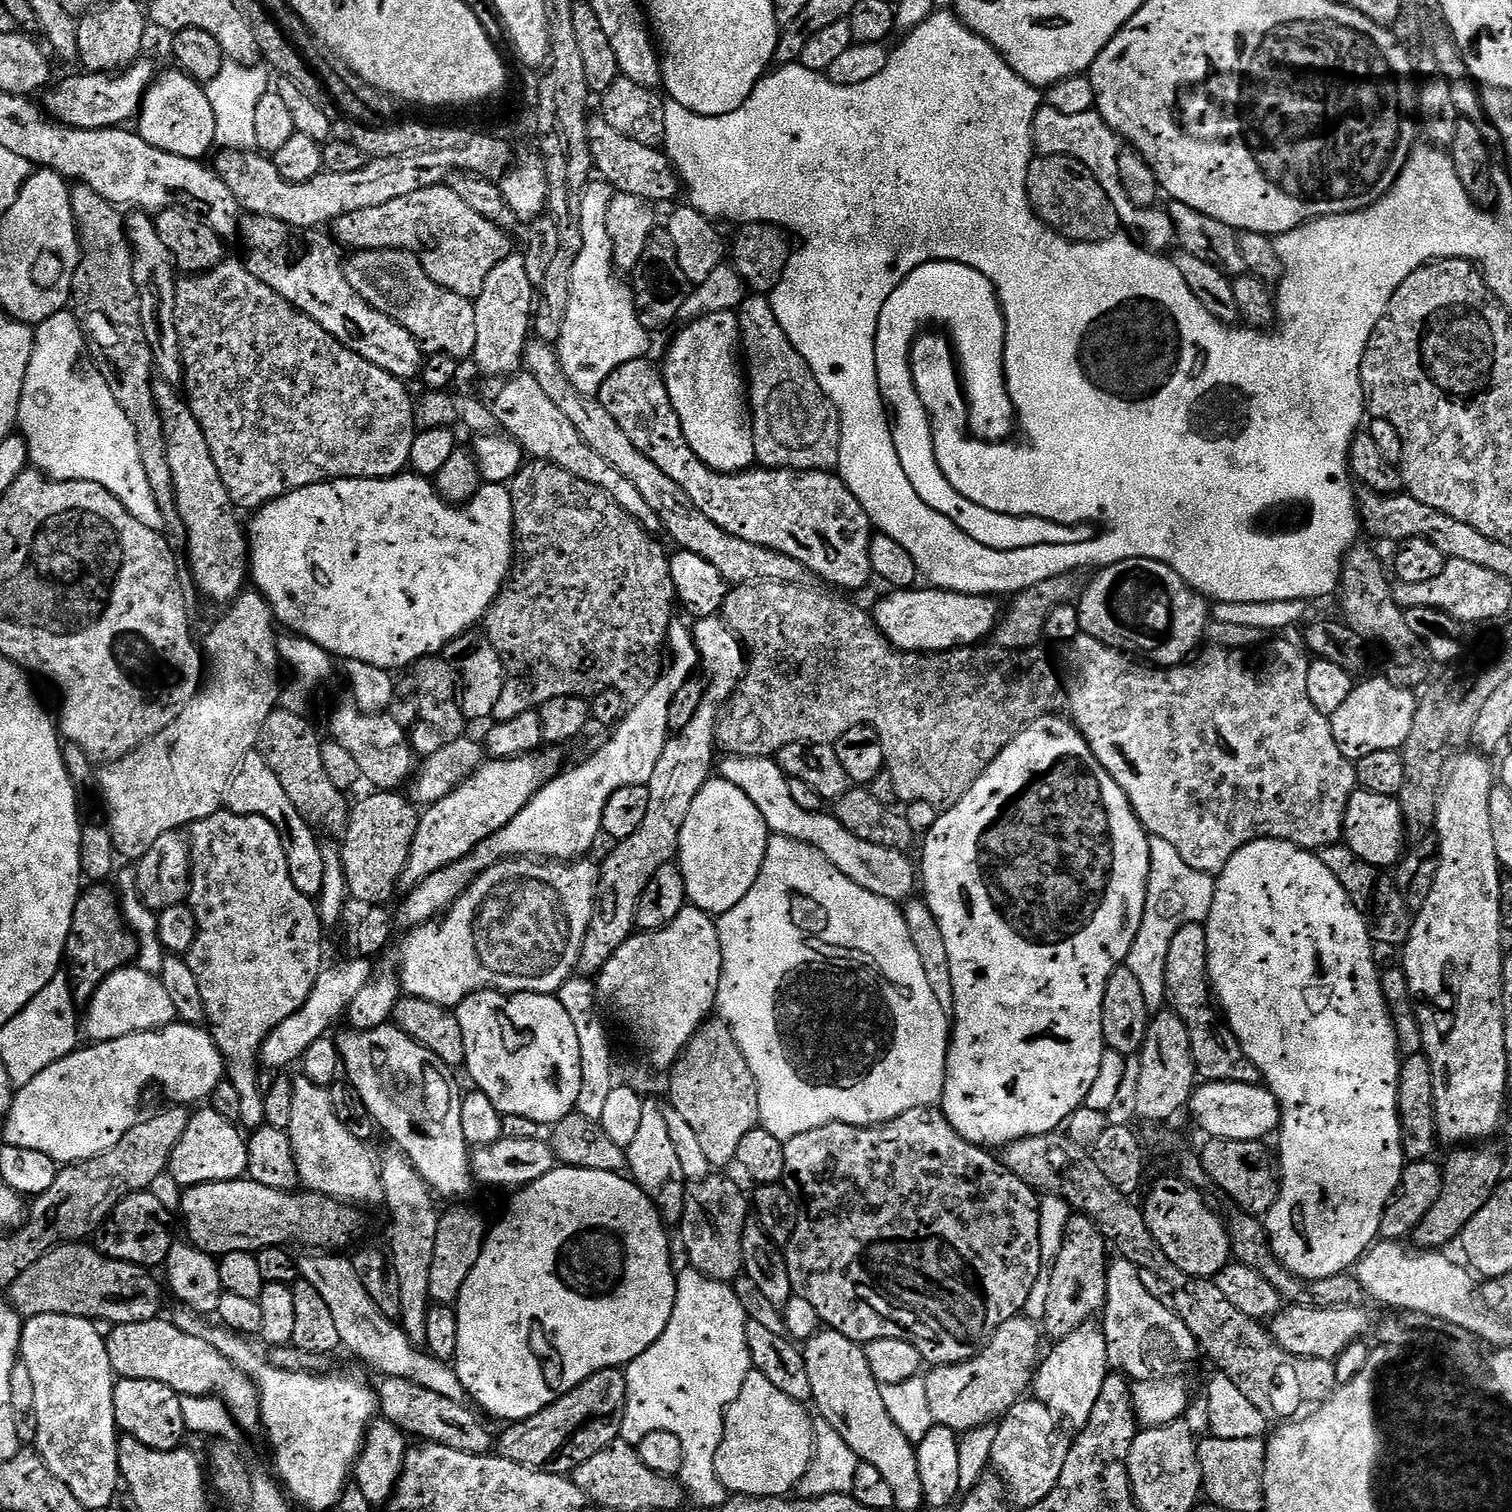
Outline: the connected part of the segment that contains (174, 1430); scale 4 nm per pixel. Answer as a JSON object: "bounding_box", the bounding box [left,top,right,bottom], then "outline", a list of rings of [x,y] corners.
{"bounding_box":[114,1379,186,1452],"outline":[[[117,1379],[114,1390],[116,1427],[123,1435],[133,1436],[150,1450],[173,1452],[186,1439],[180,1398],[180,1393],[170,1386],[162,1386],[162,1382]]]}

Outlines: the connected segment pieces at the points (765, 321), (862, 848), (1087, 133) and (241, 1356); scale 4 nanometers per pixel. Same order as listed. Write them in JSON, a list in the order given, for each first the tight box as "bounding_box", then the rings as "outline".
[{"bounding_box":[738,294,840,472],"outline":[[[764,294],[745,295],[738,310],[740,317],[740,342],[742,356],[746,361],[746,383],[752,410],[754,450],[756,464],[762,468],[791,468],[794,472],[827,472],[840,463],[840,415],[834,402],[818,386],[818,378],[810,366],[798,354],[798,350],[786,338],[786,330],[778,323],[771,299]]]},{"bounding_box":[718,754,918,902],"outline":[[[731,754],[725,755],[723,758],[725,760],[721,759],[718,764],[719,779],[738,786],[738,790],[742,790],[742,794],[746,794],[746,798],[750,798],[750,802],[754,802],[754,806],[758,806],[758,814],[762,814],[769,833],[794,838],[798,842],[806,842],[810,846],[814,846],[835,868],[842,870],[842,874],[846,874],[846,878],[850,878],[850,882],[862,886],[862,890],[870,890],[870,894],[878,894],[893,902],[901,902],[900,900],[908,902],[913,899],[912,891],[915,888],[917,891],[918,888],[918,868],[913,857],[911,860],[911,855],[898,850],[890,850],[886,846],[874,846],[874,842],[862,842],[862,838],[850,834],[850,830],[846,830],[846,826],[842,826],[842,822],[827,811],[802,810],[802,806],[798,806],[798,802],[794,802],[794,797],[790,794],[787,774],[780,769],[775,759],[766,756],[733,756]]]},{"bounding_box":[1032,106,1177,254],"outline":[[[1041,106],[1034,118],[1032,127],[1032,143],[1035,151],[1041,156],[1069,156],[1080,160],[1082,166],[1086,166],[1098,178],[1098,186],[1106,190],[1110,202],[1114,202],[1114,210],[1118,210],[1118,218],[1121,225],[1129,233],[1138,237],[1139,243],[1147,248],[1149,252],[1157,254],[1167,253],[1171,244],[1177,243],[1174,222],[1169,218],[1167,211],[1153,206],[1139,208],[1127,196],[1123,188],[1122,179],[1119,178],[1119,156],[1122,149],[1121,137],[1116,131],[1102,119],[1099,112],[1095,110],[1084,114],[1062,114],[1061,111],[1052,109],[1049,106]]]},{"bounding_box":[170,1306,378,1509],"outline":[[[180,1306],[177,1309],[176,1313],[171,1313],[170,1319],[178,1326],[178,1330],[184,1330],[186,1334],[192,1334],[194,1338],[202,1338],[202,1342],[208,1342],[210,1346],[214,1346],[214,1350],[218,1350],[222,1358],[238,1366],[238,1370],[245,1372],[256,1383],[256,1389],[260,1391],[262,1432],[263,1435],[268,1435],[268,1444],[272,1447],[272,1460],[276,1463],[274,1476],[282,1485],[284,1492],[297,1505],[300,1503],[306,1508],[333,1509],[342,1498],[344,1489],[349,1487],[353,1479],[356,1462],[364,1450],[364,1436],[371,1429],[373,1420],[377,1419],[378,1401],[375,1387],[371,1383],[367,1384],[356,1372],[334,1373],[333,1371],[331,1374],[317,1374],[278,1370],[268,1363],[263,1355],[259,1356],[248,1345],[251,1343],[239,1333],[212,1322],[206,1322],[205,1317],[196,1315],[186,1307]]]}]

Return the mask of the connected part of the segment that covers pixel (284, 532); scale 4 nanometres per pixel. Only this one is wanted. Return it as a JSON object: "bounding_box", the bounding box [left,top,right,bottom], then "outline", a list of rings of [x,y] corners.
{"bounding_box":[250,474,518,670],"outline":[[[401,474],[399,476],[391,476],[388,480],[328,480],[325,484],[315,484],[314,486],[306,486],[294,490],[290,494],[286,494],[278,500],[272,501],[271,504],[264,505],[255,513],[256,516],[252,520],[252,528],[250,524],[250,580],[253,585],[268,599],[268,604],[272,608],[273,617],[281,625],[284,624],[289,629],[289,633],[297,636],[303,636],[305,640],[314,642],[318,646],[322,646],[333,657],[339,658],[344,656],[345,661],[357,660],[358,662],[366,662],[370,666],[378,666],[389,670],[397,670],[396,668],[404,668],[415,665],[417,660],[422,660],[426,656],[434,656],[443,653],[443,648],[451,642],[455,636],[460,636],[463,632],[468,632],[472,627],[479,625],[484,617],[488,614],[488,607],[496,603],[496,596],[502,591],[505,583],[514,567],[514,549],[518,539],[518,525],[514,518],[514,510],[512,509],[512,489],[508,484],[484,484],[479,494],[473,498],[472,503],[463,506],[448,504],[440,495],[436,493],[436,485],[429,477],[418,476],[415,474]]]}

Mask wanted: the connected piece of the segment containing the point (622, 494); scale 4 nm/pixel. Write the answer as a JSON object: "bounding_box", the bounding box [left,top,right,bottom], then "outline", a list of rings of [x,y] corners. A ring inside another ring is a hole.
{"bounding_box":[490,374,661,534],"outline":[[[516,374],[501,384],[504,385],[497,390],[496,401],[491,401],[490,407],[499,427],[520,443],[529,457],[562,466],[562,470],[570,470],[570,474],[582,478],[582,482],[590,482],[606,490],[606,494],[610,494],[610,498],[614,498],[614,502],[618,502],[618,506],[622,506],[622,510],[634,517],[647,532],[656,534],[661,531],[658,514],[650,510],[650,502],[642,498],[642,493],[635,488],[634,482],[629,482],[619,470],[610,466],[610,462],[606,462],[606,458],[594,454],[594,450],[590,450],[590,446],[582,442],[582,434],[578,434],[570,418],[566,418],[566,414],[562,414],[562,410],[558,410],[558,406],[554,406],[550,398],[546,398],[546,390],[538,386],[533,376]]]}

